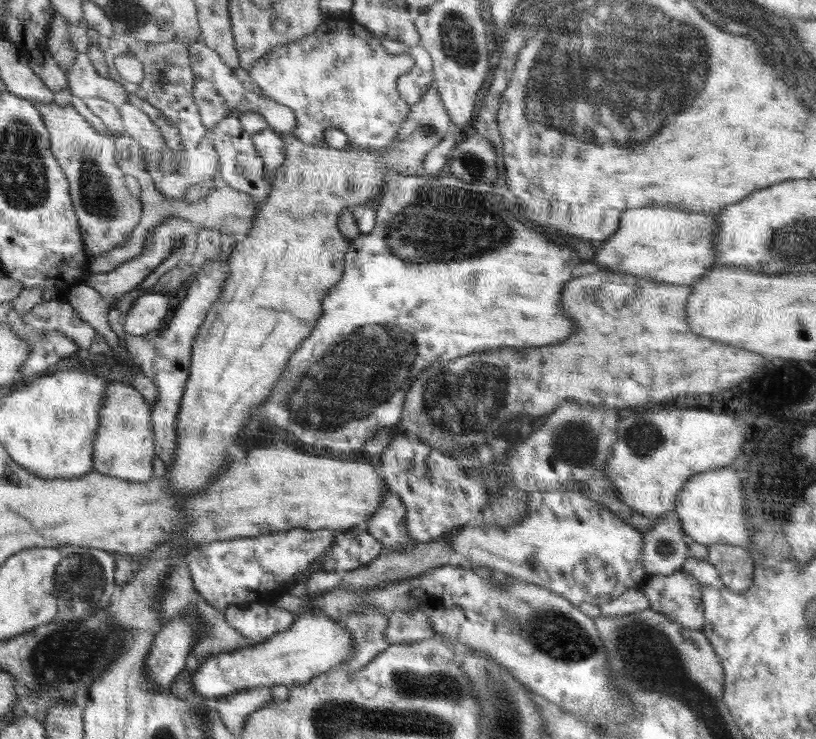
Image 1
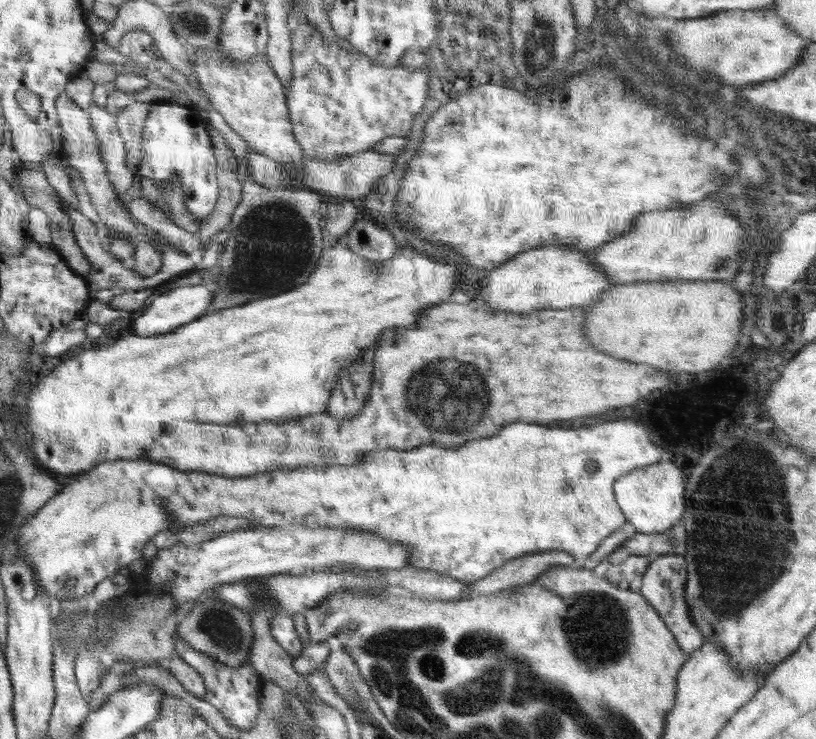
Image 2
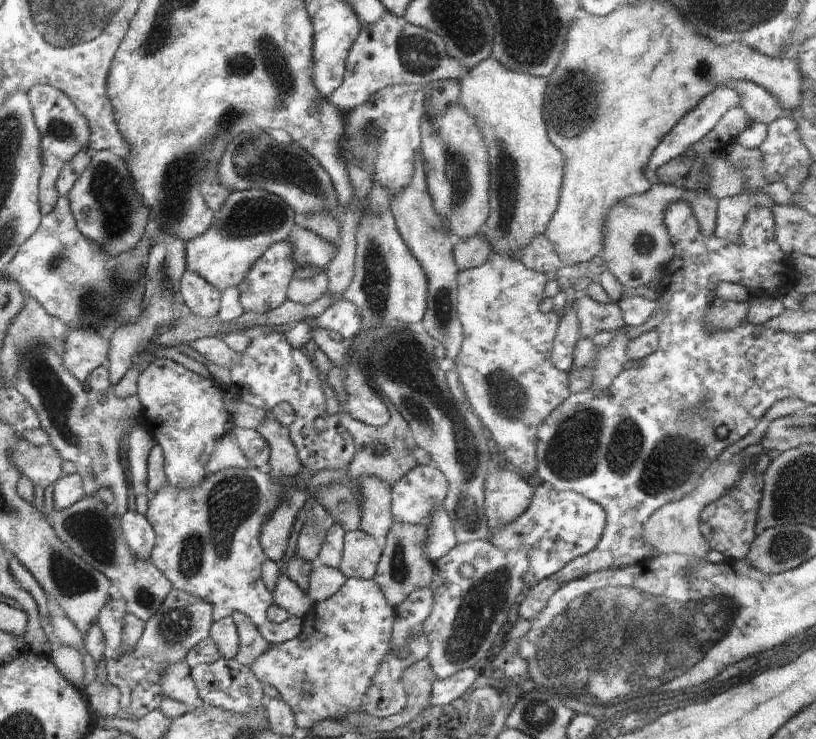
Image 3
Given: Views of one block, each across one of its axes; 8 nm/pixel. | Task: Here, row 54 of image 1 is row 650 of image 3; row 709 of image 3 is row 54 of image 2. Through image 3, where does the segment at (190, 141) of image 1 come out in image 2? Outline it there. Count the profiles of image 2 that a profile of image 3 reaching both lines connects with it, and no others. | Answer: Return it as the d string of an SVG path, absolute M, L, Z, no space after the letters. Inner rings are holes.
M136 30L122 36L118 52L128 56L130 60L134 60L139 65L155 68L154 54L157 52L154 38L145 31Z

